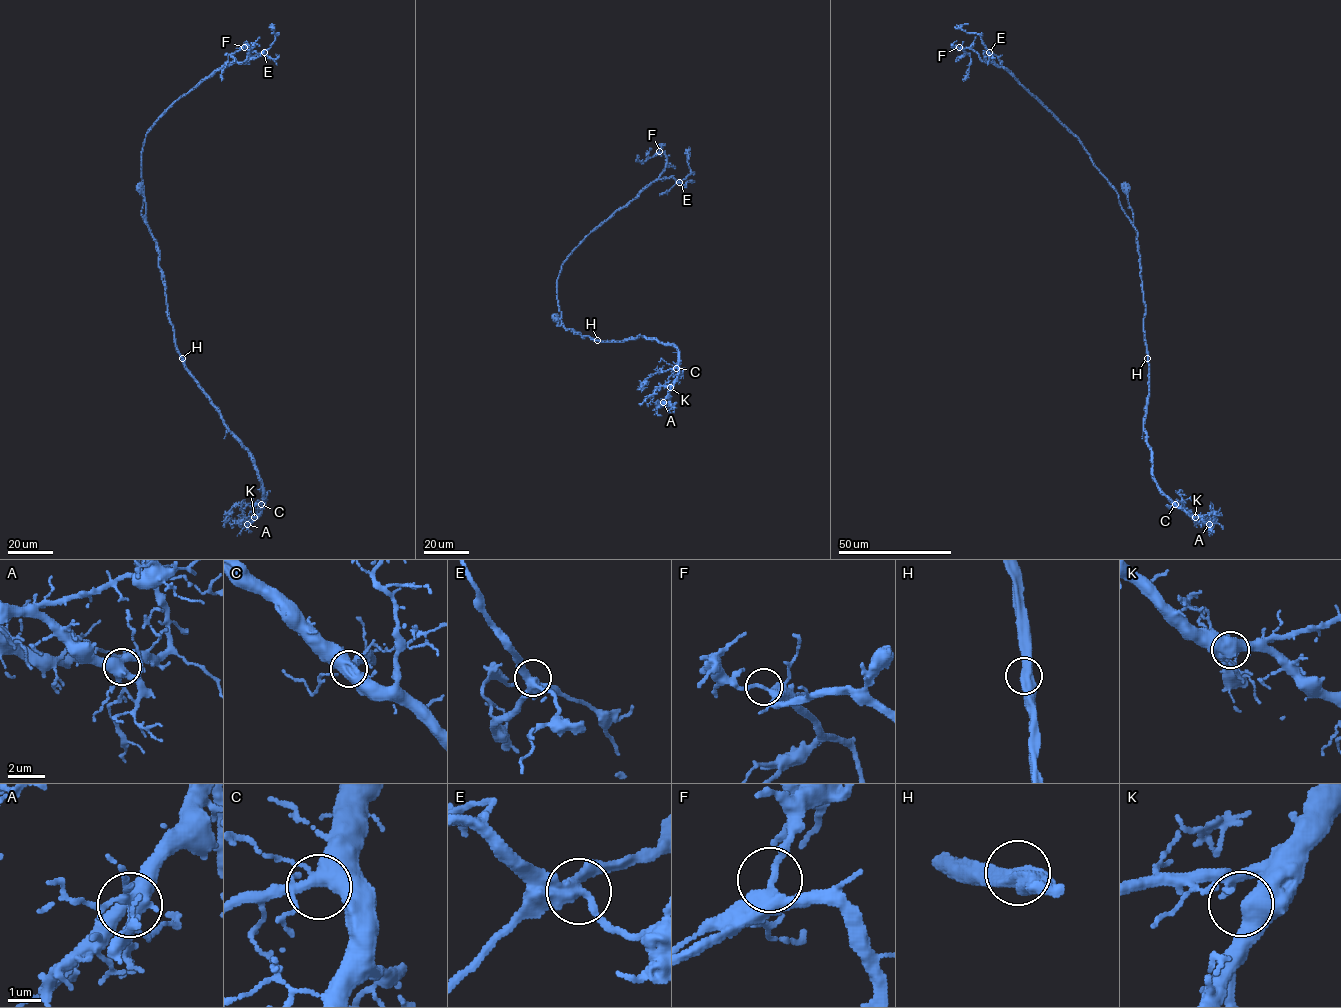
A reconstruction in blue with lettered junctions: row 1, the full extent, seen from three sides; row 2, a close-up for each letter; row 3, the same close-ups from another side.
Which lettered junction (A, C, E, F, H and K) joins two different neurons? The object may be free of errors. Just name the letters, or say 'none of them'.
none of them

